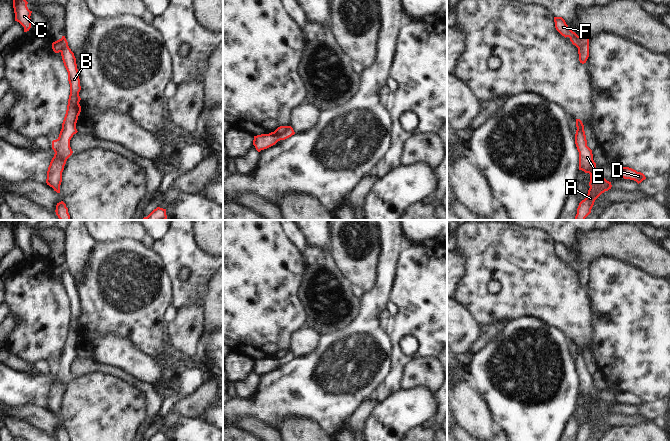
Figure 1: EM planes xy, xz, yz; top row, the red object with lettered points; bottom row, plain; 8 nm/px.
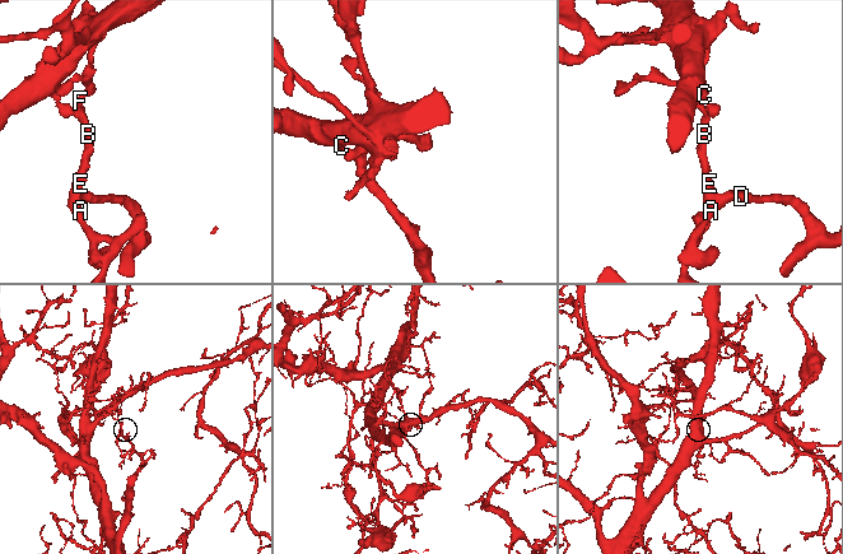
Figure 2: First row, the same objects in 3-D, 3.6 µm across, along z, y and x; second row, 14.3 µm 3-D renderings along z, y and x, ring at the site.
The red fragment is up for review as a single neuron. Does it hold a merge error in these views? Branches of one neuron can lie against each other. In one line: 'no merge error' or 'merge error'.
merge error

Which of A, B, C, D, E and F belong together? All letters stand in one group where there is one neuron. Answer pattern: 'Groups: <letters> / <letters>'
Groups: A B C D E / F.

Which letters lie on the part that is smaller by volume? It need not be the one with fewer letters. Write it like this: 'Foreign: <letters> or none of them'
Foreign: F

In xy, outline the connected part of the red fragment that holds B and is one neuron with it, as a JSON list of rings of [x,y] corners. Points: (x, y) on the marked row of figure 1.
[[[68,45],[62,48],[61,56],[64,66],[68,72],[70,95],[59,137],[52,141],[52,149],[54,150],[55,154],[48,167],[46,179],[47,185],[52,187],[57,193],[60,193],[64,166],[67,159],[73,153],[70,147],[70,140],[73,135],[78,132],[76,129],[76,123],[81,112],[81,106],[79,104],[81,100],[79,96],[81,86],[76,58]]]

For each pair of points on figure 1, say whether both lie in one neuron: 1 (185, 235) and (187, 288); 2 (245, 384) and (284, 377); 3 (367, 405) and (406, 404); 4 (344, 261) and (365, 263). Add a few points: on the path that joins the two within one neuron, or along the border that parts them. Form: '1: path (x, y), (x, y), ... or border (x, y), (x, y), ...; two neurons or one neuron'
1: path (185, 248), (194, 259), (194, 275); one neuron
2: border (260, 376), (253, 394), (248, 398), (242, 399); two neurons
3: border (378, 402), (363, 426); two neurons
4: path (349, 261), (360, 263); one neuron

